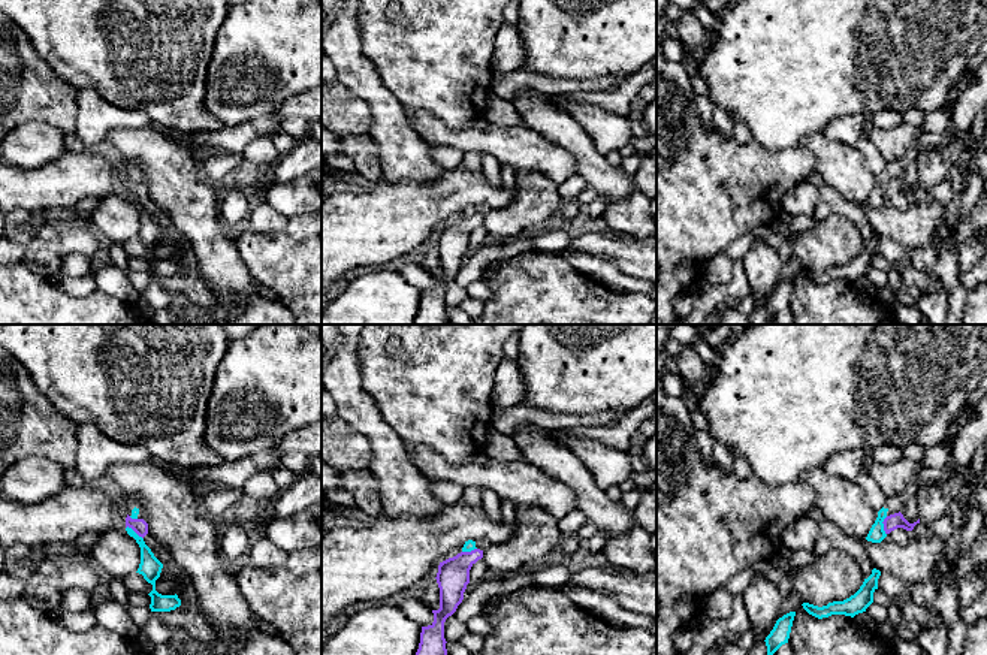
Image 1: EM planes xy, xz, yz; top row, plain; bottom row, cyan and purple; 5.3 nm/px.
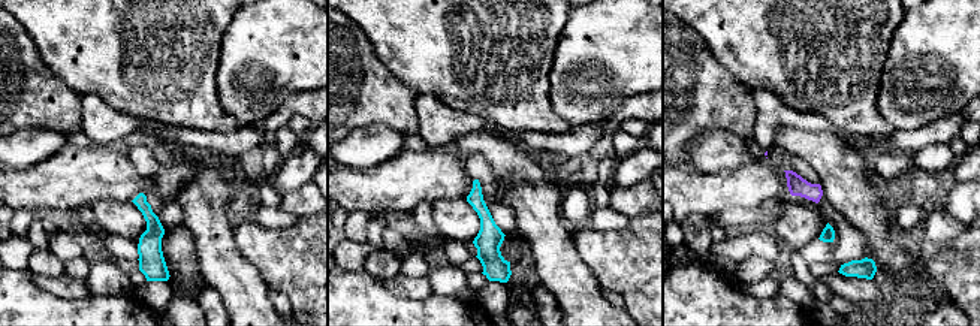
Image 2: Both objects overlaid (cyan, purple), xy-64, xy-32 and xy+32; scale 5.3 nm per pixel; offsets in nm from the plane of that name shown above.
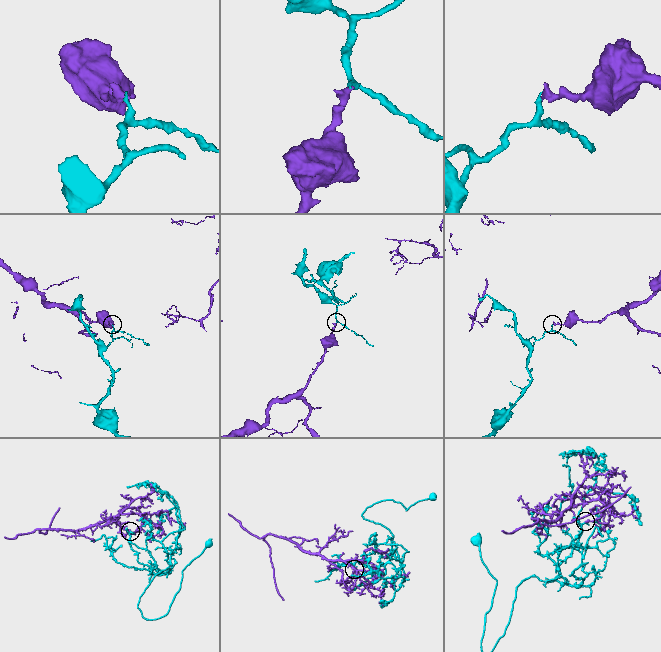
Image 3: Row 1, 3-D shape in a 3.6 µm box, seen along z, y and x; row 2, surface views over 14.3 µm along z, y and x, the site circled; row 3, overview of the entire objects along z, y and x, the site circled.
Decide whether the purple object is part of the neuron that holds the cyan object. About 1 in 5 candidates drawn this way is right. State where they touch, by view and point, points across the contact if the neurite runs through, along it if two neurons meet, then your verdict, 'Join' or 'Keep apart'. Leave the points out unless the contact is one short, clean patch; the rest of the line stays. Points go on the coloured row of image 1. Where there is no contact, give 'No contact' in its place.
Touches cyan at yz (883, 525). Boundary: yz (887, 516), (883, 522), (886, 534). Keep apart

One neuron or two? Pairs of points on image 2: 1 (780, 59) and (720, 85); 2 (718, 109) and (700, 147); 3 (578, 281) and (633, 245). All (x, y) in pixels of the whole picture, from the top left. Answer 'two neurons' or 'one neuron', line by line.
1: two neurons
2: two neurons
3: two neurons

